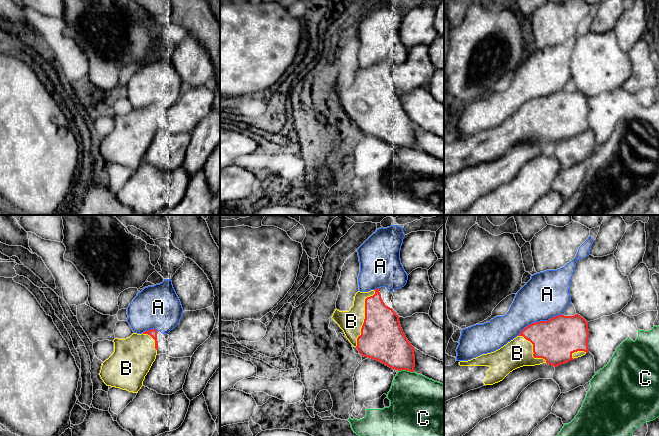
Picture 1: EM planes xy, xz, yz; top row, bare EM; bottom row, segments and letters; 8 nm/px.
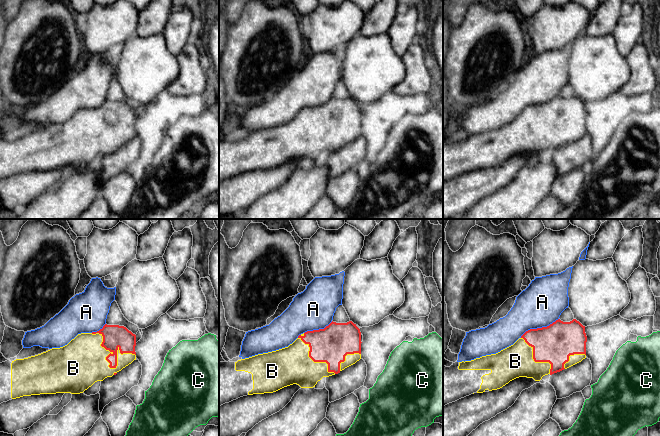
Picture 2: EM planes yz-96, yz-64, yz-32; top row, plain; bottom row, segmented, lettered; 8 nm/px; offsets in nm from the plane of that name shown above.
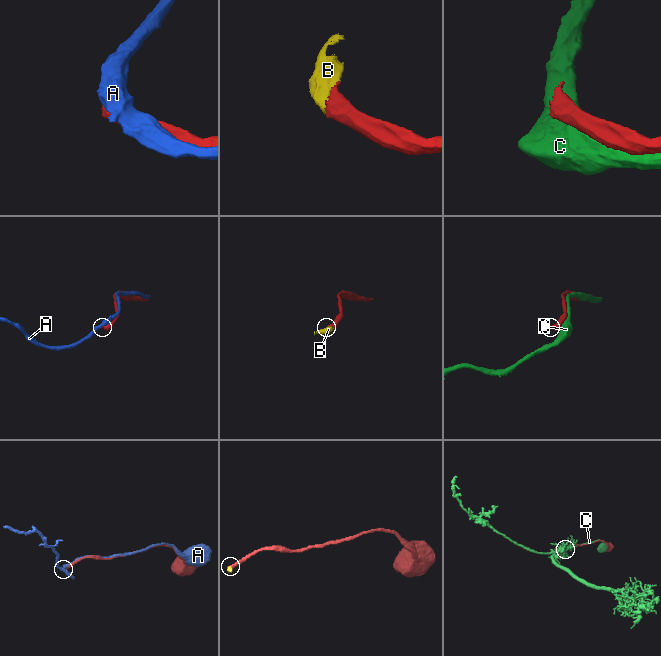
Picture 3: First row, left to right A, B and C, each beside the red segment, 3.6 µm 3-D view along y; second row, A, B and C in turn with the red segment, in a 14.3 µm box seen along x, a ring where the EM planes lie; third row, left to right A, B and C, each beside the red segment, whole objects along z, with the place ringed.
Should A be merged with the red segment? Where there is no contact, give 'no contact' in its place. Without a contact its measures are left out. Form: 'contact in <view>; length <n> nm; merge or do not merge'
contact in yz; length 400 nm; do not merge

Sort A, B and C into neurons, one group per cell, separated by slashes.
A / B / C

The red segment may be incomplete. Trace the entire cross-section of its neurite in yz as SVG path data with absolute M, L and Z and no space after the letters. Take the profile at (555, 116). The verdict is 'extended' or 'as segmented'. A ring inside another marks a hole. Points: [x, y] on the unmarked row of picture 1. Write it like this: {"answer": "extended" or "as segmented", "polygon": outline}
{"answer": "extended", "polygon": "M578 90L558 91L548 97L532 99L516 114L494 128L482 130L468 137L456 137L451 142L444 141L444 178L470 166L498 159L510 148L523 142L547 139L557 143L581 133L589 128L588 114L588 98Z"}

